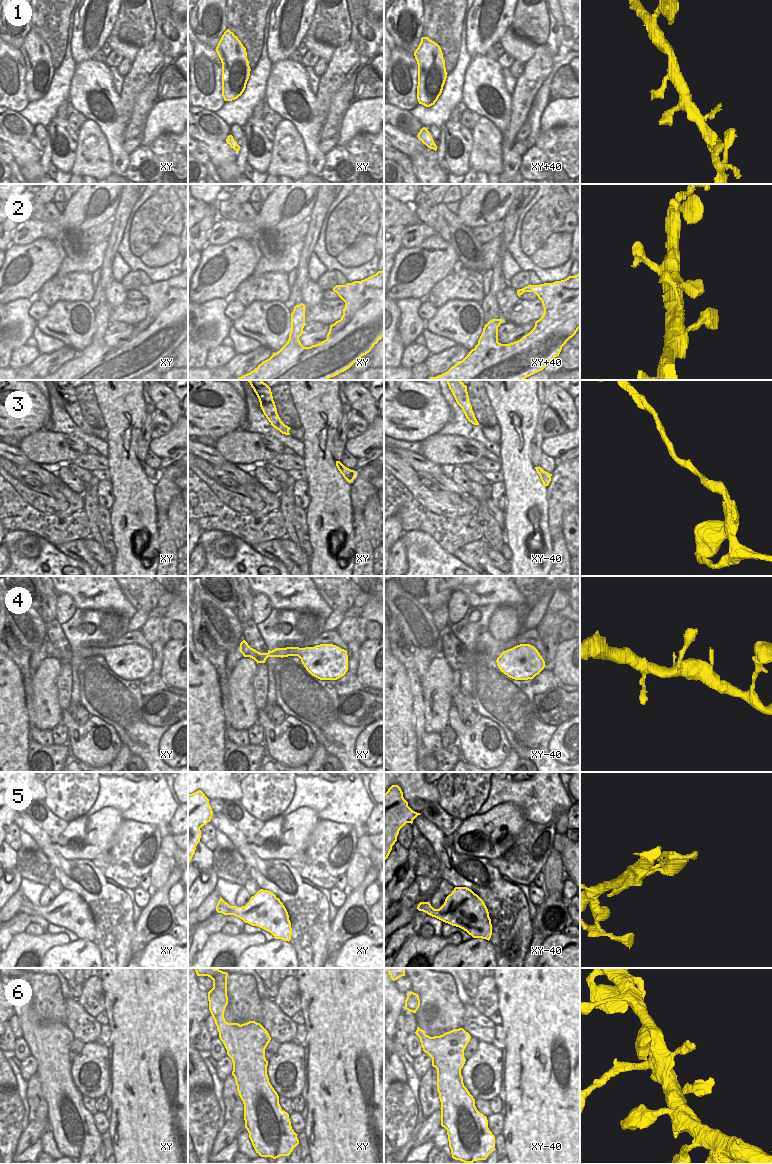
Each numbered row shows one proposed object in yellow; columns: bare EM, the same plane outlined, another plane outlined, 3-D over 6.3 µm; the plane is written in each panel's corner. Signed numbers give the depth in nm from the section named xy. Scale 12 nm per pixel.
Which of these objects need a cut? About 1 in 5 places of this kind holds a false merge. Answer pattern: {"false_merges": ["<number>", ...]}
{"false_merges": ["5"]}

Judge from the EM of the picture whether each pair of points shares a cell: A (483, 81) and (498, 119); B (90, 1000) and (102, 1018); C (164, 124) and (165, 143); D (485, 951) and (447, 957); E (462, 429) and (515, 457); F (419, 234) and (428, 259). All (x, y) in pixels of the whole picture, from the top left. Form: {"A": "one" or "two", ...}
{"A": "one", "B": "two", "C": "two", "D": "one", "E": "two", "F": "two"}

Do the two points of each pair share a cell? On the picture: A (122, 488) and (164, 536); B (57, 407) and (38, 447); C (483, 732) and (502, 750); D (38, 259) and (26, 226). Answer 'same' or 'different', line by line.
A: different
B: different
C: same
D: different

